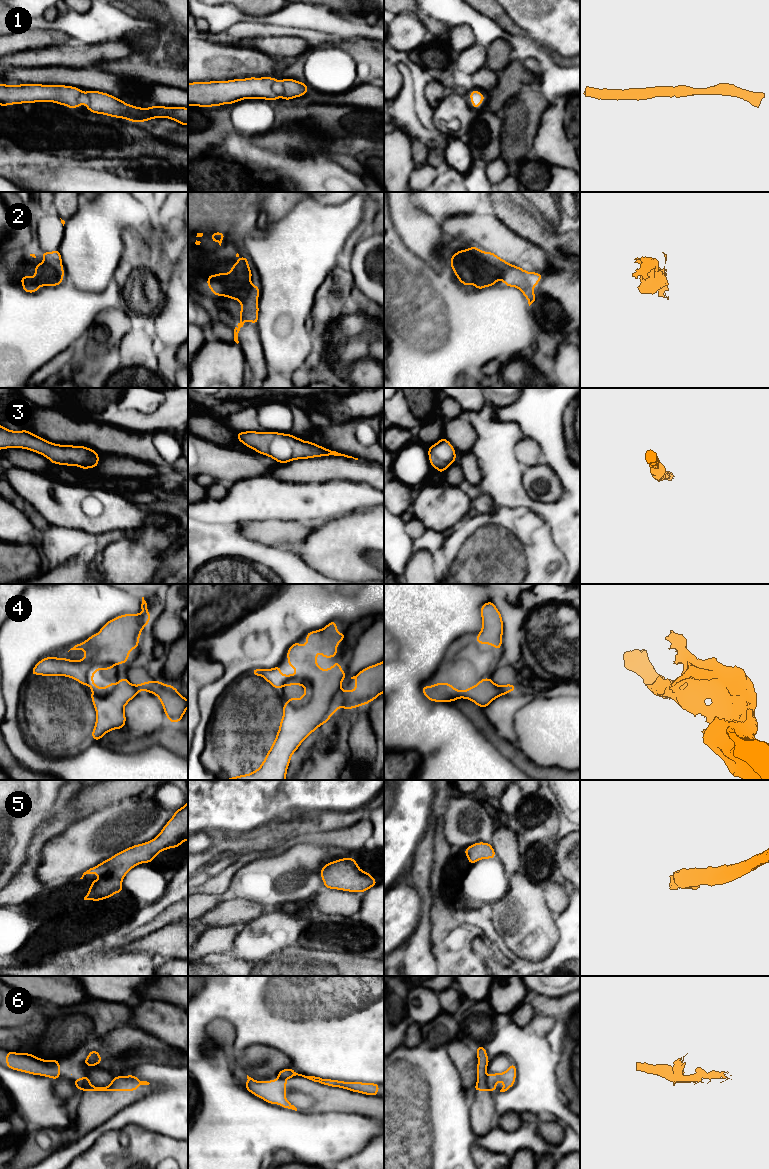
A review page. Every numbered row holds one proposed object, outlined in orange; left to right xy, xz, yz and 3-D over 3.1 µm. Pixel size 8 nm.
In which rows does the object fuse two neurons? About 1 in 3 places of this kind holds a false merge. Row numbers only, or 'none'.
4, 6

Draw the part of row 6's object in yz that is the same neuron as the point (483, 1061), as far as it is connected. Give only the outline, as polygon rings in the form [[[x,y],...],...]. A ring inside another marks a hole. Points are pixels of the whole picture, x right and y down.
[[[483,1046],[476,1047],[477,1052],[477,1083],[473,1088],[473,1091],[489,1091],[489,1087],[487,1085],[487,1074],[486,1069],[489,1065],[490,1060],[487,1057],[486,1048]]]

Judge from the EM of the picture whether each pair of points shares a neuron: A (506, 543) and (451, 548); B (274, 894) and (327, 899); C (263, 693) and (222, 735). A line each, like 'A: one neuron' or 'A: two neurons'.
A: one neuron
B: two neurons
C: one neuron

